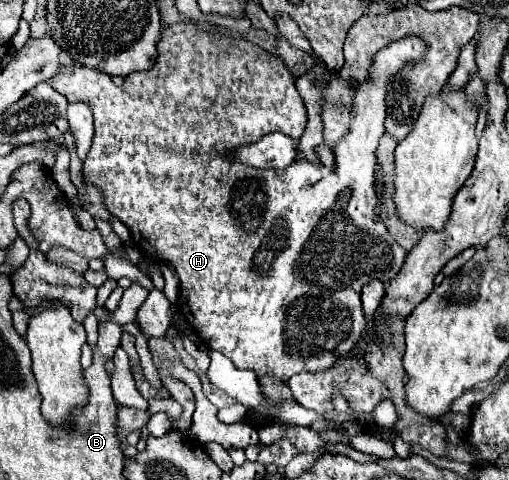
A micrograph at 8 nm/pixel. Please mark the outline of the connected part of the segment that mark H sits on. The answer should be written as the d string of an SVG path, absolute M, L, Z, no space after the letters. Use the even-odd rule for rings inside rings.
M176 23L176 25L164 27L162 37L160 37L156 47L158 47L158 57L156 57L154 67L150 71L130 73L122 87L116 87L106 73L100 73L100 71L88 69L88 67L80 67L80 65L66 65L66 63L62 63L58 69L58 75L54 75L54 79L48 81L58 93L62 93L66 97L69 104L82 101L94 113L94 129L96 131L94 131L90 153L84 161L84 179L102 193L104 207L110 211L110 215L118 217L130 229L134 243L140 247L140 251L144 255L148 255L156 261L170 261L176 267L178 277L180 277L180 295L178 295L178 303L176 303L178 313L198 333L198 337L204 339L204 343L210 349L224 353L228 359L232 359L232 363L238 369L252 369L256 375L274 373L282 381L288 381L292 375L302 373L302 371L314 373L314 371L326 371L326 369L334 367L334 363L342 355L350 353L358 345L358 341L362 339L362 335L366 331L366 319L364 319L364 311L362 311L362 303L360 303L362 285L370 283L374 279L380 279L380 281L394 279L398 275L398 271L402 269L402 263L408 255L406 249L402 249L396 241L386 239L386 235L390 235L390 233L386 231L386 227L382 225L382 221L374 213L374 207L376 207L376 191L374 191L376 157L374 157L374 151L378 147L378 139L384 135L384 117L386 117L386 103L384 101L386 101L388 83L408 63L422 61L422 57L426 55L428 43L416 35L410 35L410 37L404 37L404 39L390 43L388 47L380 49L374 55L372 67L368 71L370 73L368 81L360 83L358 89L354 91L350 135L346 135L344 139L340 139L334 145L336 171L328 169L322 163L312 164L304 159L297 159L288 169L284 169L284 173L258 171L258 169L246 167L242 163L230 163L226 159L226 153L232 147L254 143L254 141L264 137L266 133L280 131L280 133L288 133L290 137L300 137L300 131L304 131L306 109L304 109L302 97L296 91L294 77L288 73L288 69L284 67L280 57L266 53L264 49L252 45L246 39L228 39L226 41L226 37L218 37L218 35L210 37L210 33L198 29L194 23Z

